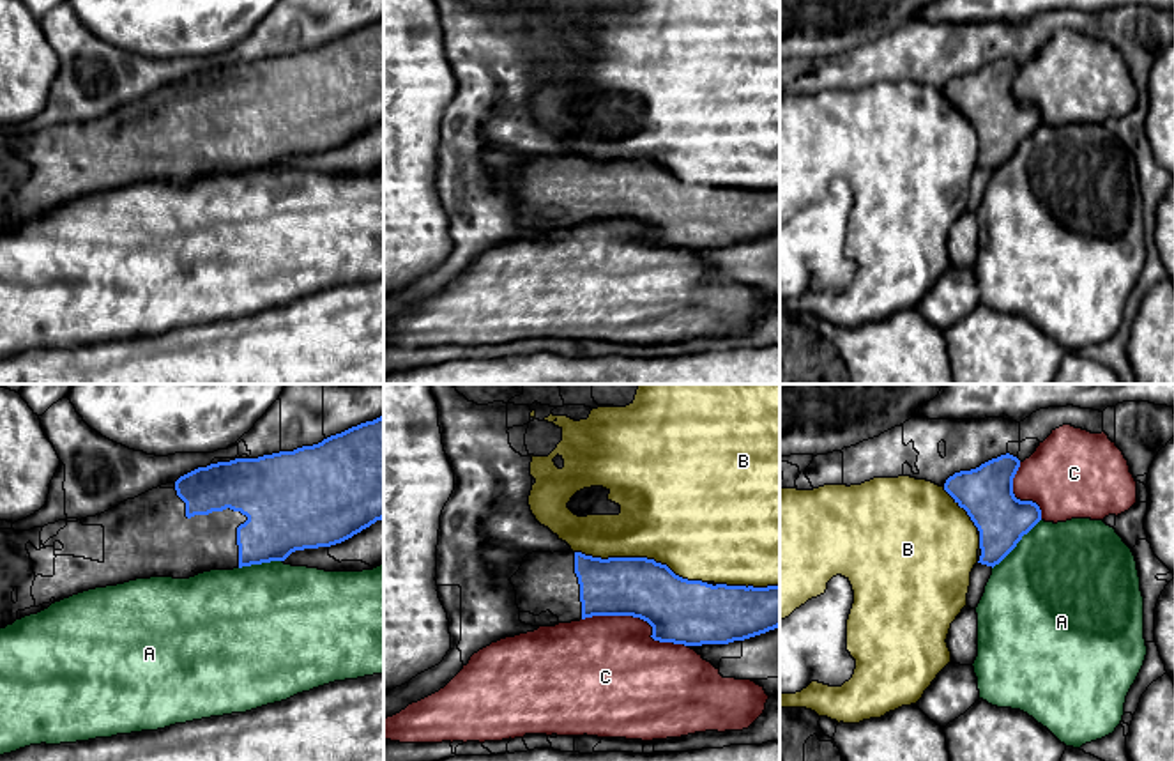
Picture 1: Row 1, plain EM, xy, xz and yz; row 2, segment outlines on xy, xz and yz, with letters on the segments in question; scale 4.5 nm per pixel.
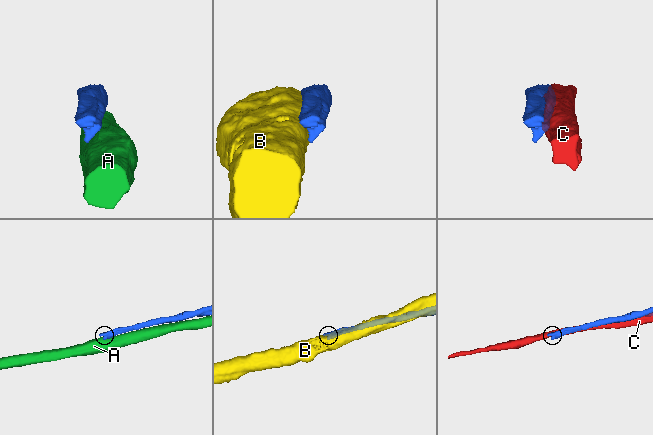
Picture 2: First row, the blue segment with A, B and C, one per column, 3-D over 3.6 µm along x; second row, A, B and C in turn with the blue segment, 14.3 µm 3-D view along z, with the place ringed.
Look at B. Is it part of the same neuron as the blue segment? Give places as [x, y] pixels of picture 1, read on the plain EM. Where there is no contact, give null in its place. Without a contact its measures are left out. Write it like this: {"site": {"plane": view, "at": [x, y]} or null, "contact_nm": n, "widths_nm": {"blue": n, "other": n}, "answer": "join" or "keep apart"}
{"site": {"plane": "xz", "at": [640, 161]}, "contact_nm": 600, "widths_nm": {"blue": 280, "other": 460}, "answer": "keep apart"}

